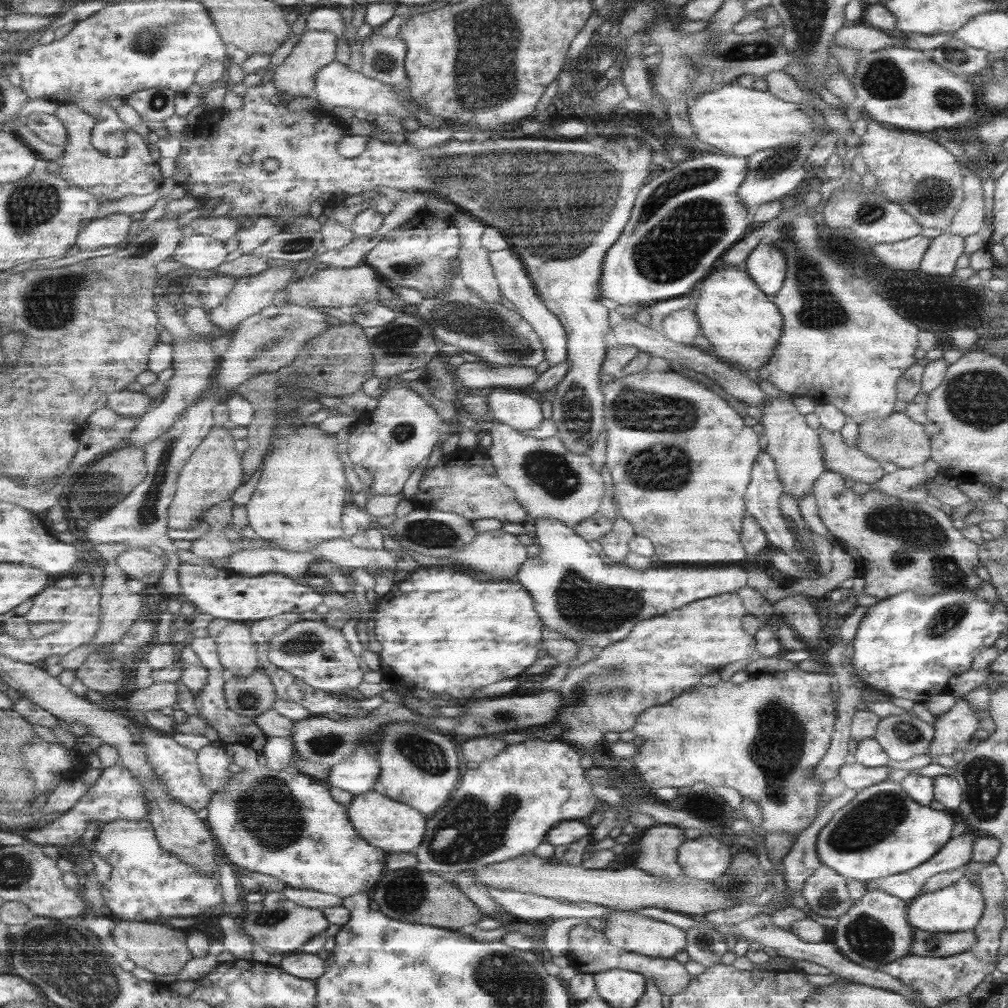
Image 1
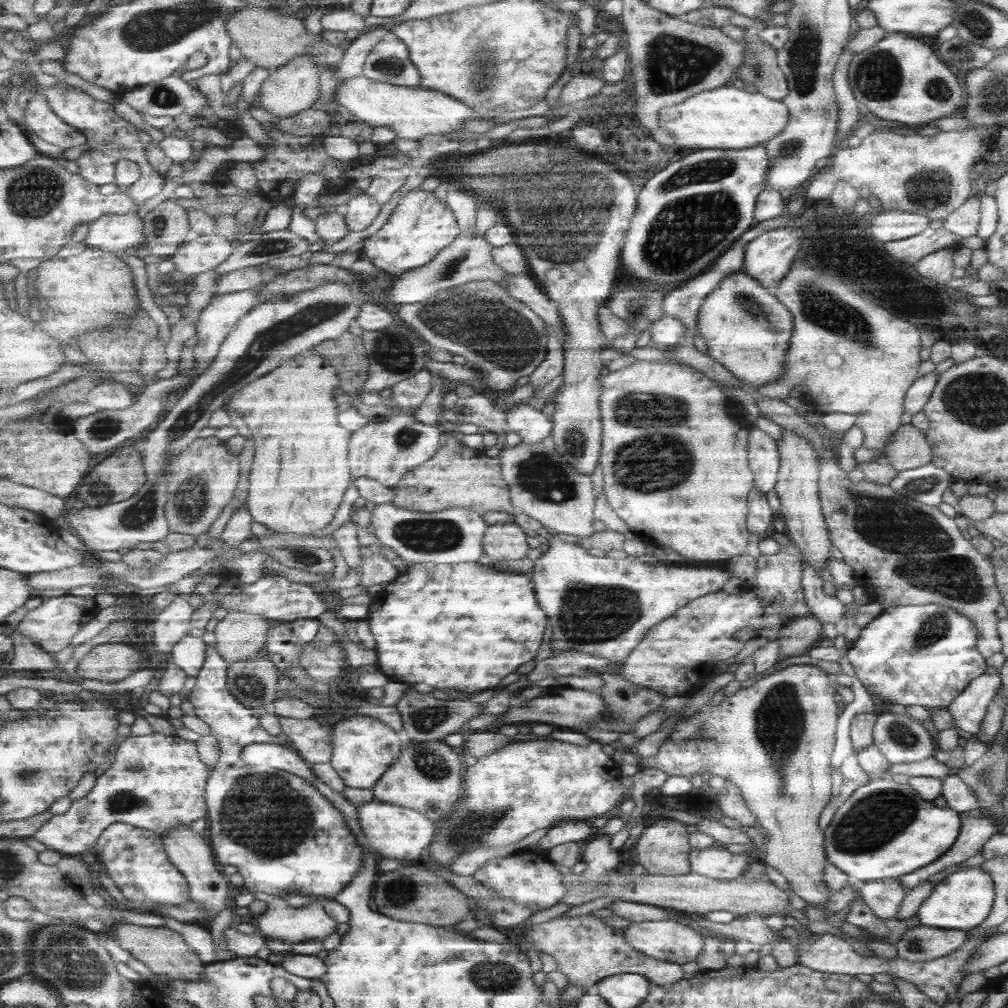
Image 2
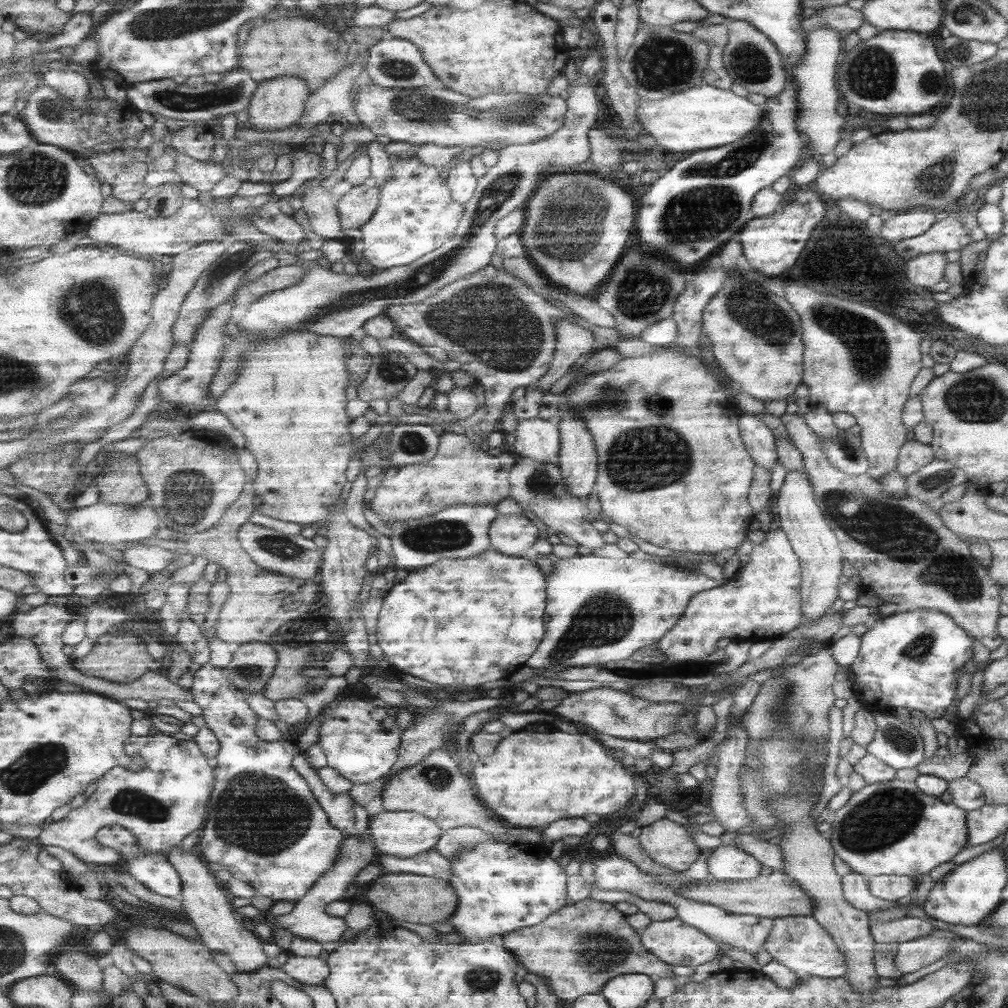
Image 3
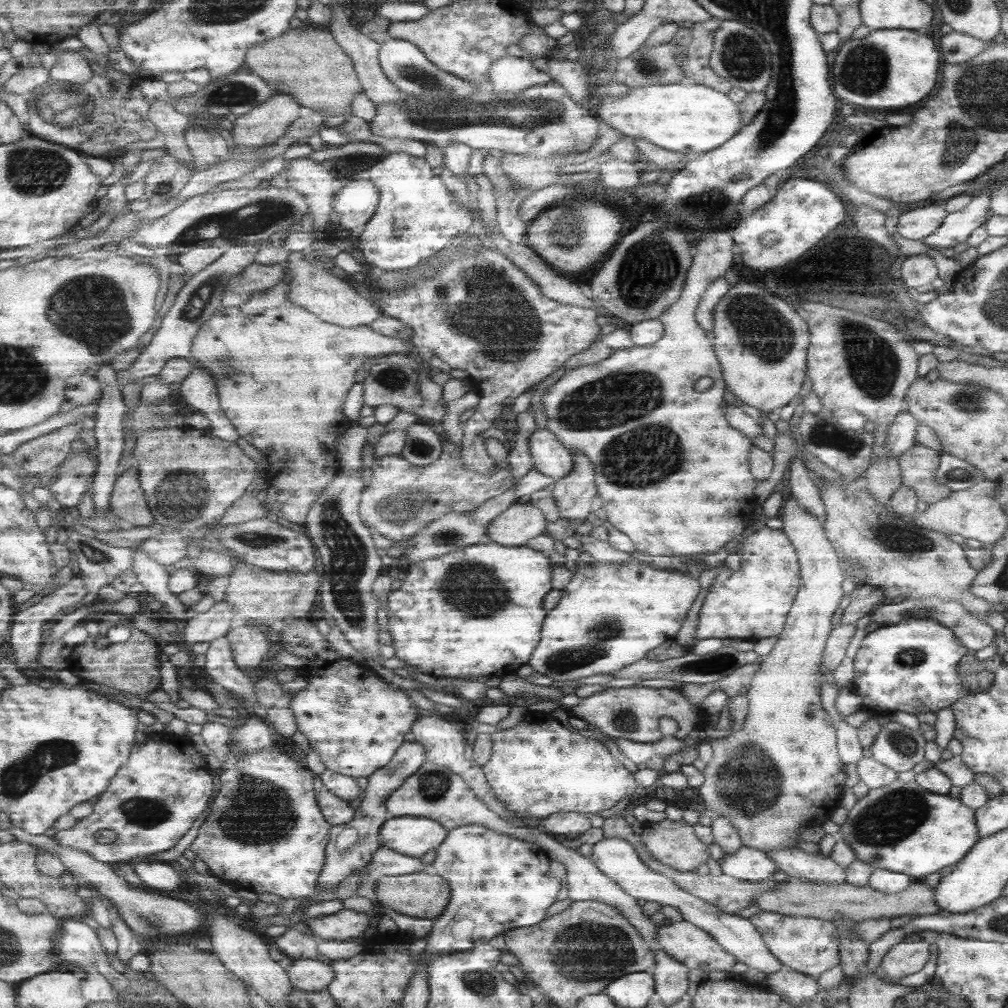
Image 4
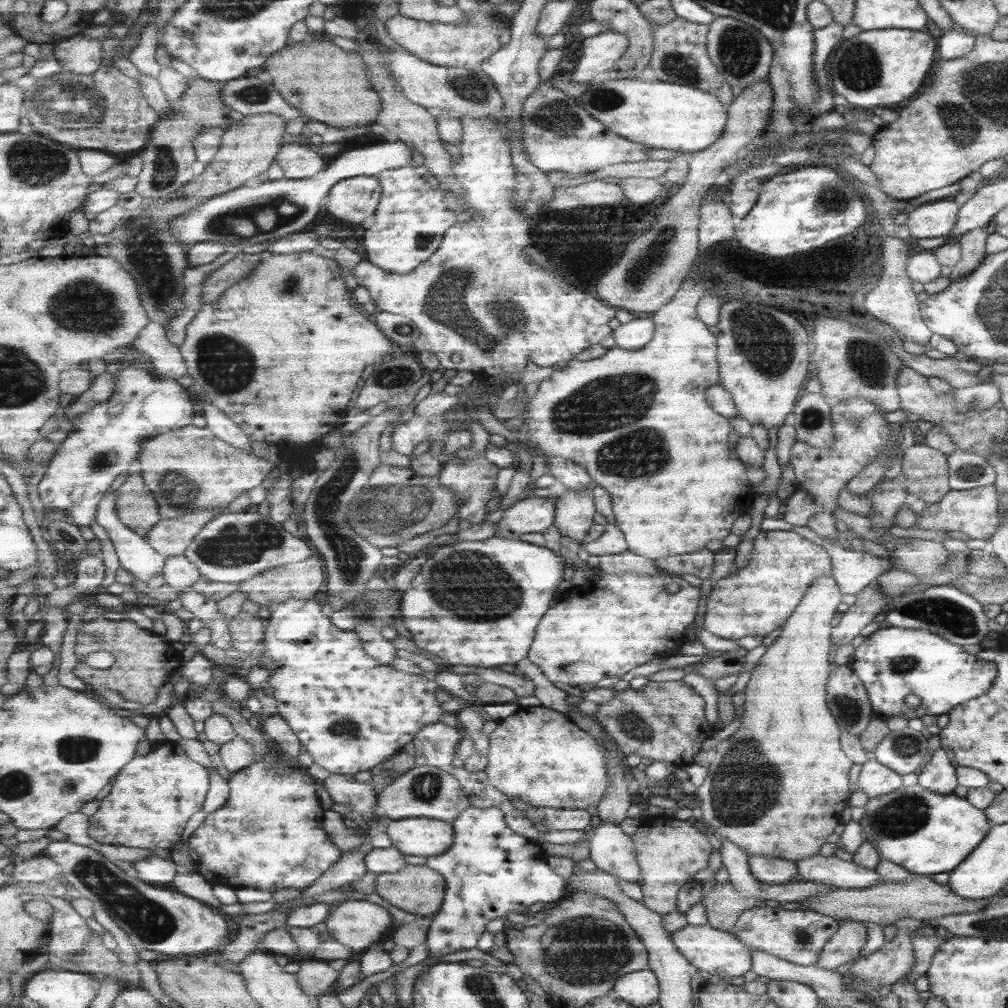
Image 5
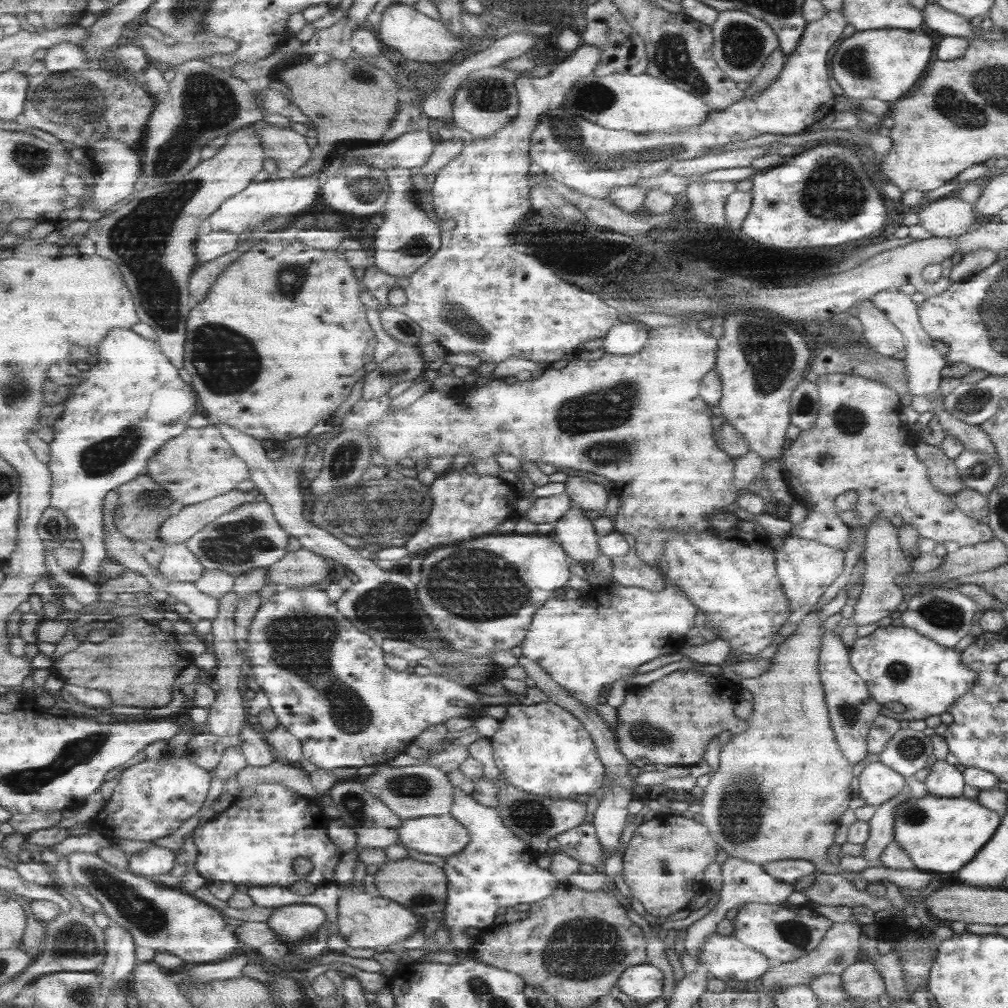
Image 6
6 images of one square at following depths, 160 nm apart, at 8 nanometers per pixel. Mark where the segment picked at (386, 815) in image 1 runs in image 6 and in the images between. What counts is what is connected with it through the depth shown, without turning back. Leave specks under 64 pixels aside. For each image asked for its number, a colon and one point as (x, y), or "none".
2: (390, 831)
3: (404, 834)
4: (413, 836)
5: (427, 836)
6: (444, 836)

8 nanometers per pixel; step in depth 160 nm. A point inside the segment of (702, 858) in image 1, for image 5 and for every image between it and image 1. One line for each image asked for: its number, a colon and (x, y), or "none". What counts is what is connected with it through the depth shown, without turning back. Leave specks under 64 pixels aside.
2: (715, 861)
3: (729, 863)
4: (747, 864)
5: (769, 871)

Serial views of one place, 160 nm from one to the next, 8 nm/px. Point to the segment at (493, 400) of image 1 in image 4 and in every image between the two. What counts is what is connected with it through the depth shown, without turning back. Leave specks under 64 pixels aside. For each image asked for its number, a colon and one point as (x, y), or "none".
2: (527, 419)
3: (538, 438)
4: (552, 458)

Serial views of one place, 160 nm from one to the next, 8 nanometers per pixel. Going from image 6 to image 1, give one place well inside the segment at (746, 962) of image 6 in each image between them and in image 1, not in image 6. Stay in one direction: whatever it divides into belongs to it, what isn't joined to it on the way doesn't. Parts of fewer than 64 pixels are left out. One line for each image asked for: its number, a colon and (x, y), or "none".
1: (634, 932)
2: (667, 940)
3: (679, 944)
4: (697, 948)
5: (718, 952)

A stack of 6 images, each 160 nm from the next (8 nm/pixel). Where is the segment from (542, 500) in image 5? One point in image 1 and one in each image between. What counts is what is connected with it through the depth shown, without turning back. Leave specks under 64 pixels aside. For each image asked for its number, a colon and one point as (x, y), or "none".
1: (500, 555)
2: (507, 541)
3: (513, 534)
4: (521, 522)

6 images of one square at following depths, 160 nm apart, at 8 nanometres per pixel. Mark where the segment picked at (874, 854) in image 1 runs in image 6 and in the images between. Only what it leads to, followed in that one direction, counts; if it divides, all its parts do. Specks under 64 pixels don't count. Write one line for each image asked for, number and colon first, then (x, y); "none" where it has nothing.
2: (883, 829)
3: (892, 828)
4: (900, 827)
5: (926, 833)
6: (940, 835)

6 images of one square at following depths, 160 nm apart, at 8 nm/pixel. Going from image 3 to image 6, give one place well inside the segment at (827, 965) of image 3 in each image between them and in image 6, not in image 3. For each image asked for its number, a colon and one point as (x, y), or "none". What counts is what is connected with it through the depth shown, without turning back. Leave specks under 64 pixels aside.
4: (807, 945)
5: (796, 936)
6: (782, 931)

